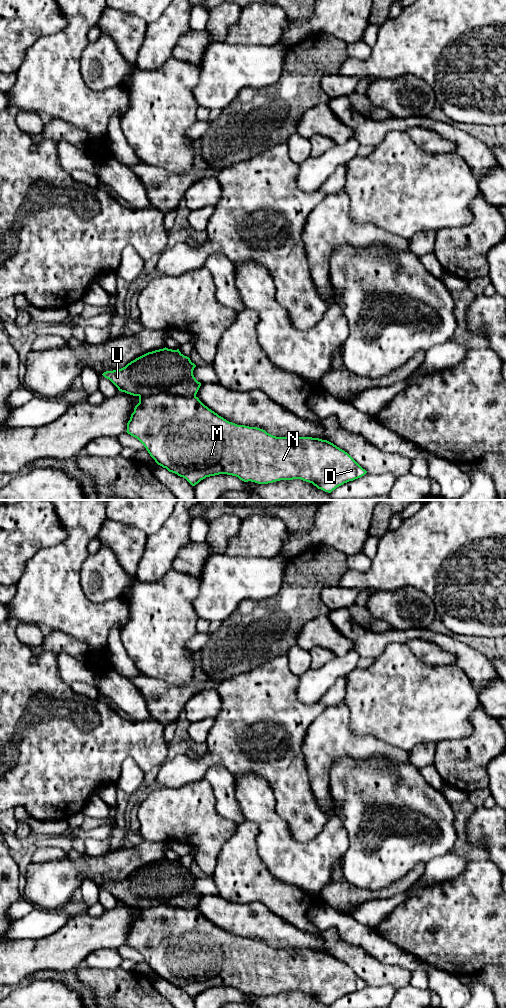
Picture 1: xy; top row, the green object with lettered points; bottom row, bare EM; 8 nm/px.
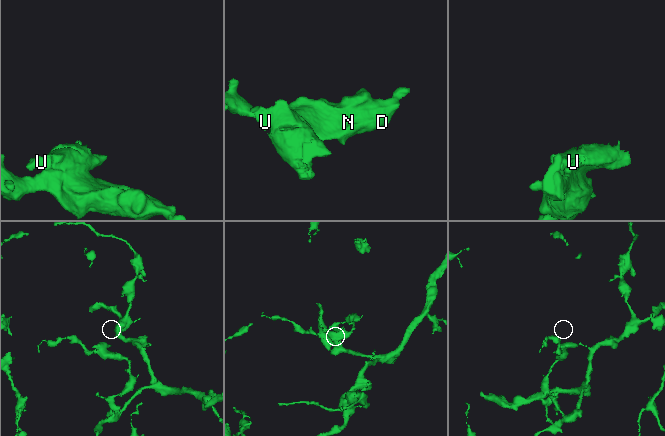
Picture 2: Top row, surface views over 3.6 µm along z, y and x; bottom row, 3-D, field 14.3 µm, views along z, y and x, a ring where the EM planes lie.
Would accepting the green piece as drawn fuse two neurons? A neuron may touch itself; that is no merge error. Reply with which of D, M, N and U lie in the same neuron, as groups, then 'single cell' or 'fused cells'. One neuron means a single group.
D M N / U | fused cells

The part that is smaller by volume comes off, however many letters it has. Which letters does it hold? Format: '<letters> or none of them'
U

